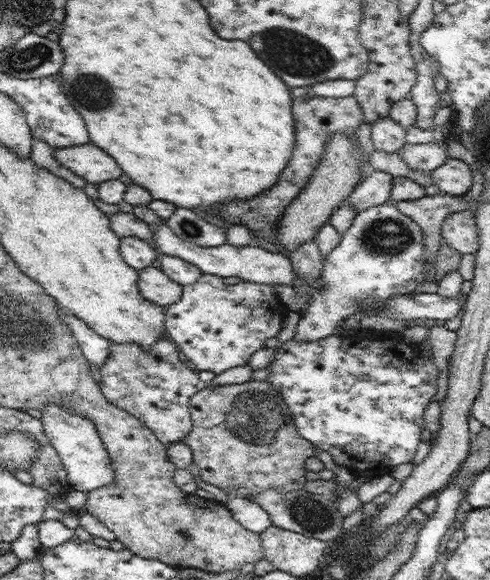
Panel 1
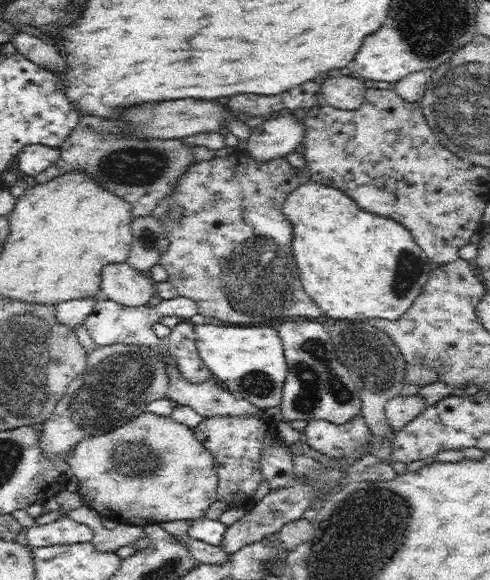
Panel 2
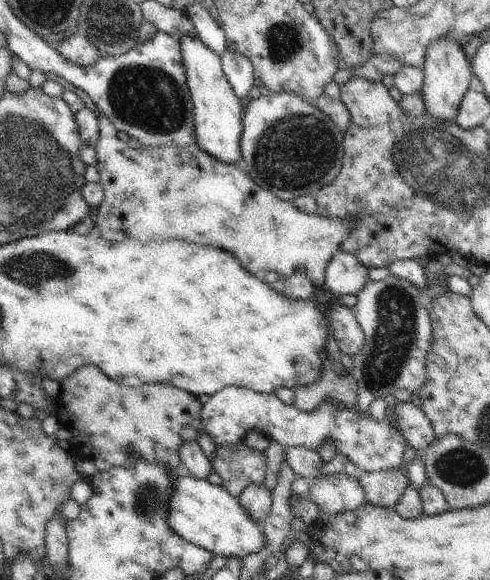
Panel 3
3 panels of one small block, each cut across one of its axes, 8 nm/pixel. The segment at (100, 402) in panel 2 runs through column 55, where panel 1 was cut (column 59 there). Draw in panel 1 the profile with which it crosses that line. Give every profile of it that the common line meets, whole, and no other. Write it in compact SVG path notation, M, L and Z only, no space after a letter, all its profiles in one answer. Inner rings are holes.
M46 404L42 408L42 421L46 437L56 449L67 473L73 491L90 494L94 490L115 484L115 473L108 451L101 441L92 420L82 414L67 412L58 404Z

